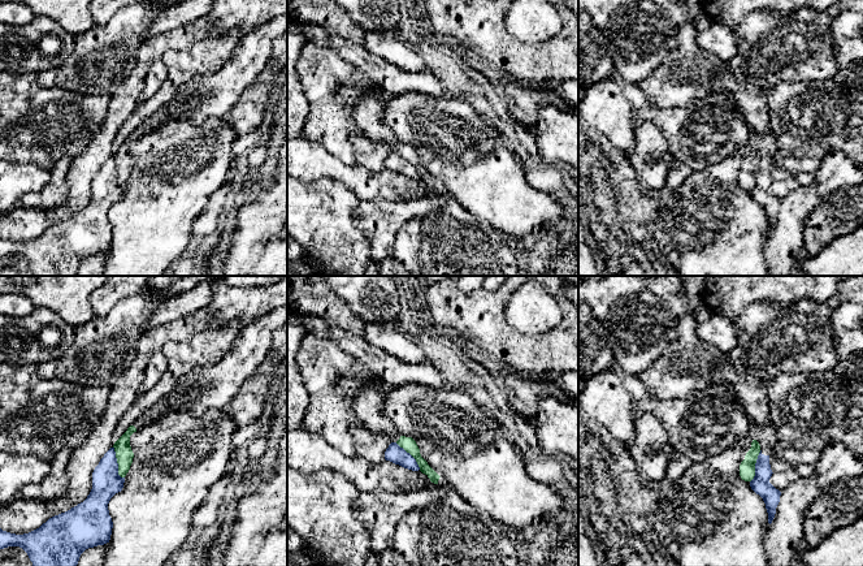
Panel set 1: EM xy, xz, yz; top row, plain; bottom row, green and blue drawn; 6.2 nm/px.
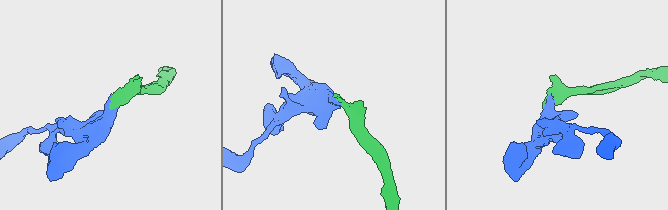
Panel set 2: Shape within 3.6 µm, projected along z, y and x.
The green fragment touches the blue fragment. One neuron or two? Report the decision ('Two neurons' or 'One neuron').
Two neurons

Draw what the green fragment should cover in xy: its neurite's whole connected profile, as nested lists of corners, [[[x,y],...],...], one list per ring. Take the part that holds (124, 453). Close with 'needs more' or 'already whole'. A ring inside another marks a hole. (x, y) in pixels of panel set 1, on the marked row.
[[[143,414],[140,418],[138,418],[129,428],[127,431],[114,442],[113,448],[116,451],[116,458],[118,463],[118,475],[121,478],[125,478],[126,474],[130,470],[130,466],[133,463],[134,453],[130,446],[130,436],[142,429],[143,427],[152,423],[151,418],[146,414]]] | needs more

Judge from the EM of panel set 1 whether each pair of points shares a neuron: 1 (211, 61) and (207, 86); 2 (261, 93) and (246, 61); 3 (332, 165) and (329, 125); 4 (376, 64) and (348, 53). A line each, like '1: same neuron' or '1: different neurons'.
1: different neurons
2: different neurons
3: different neurons
4: same neuron

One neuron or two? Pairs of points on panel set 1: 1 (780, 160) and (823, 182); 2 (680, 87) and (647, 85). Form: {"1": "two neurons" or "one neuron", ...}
{"1": "two neurons", "2": "one neuron"}

